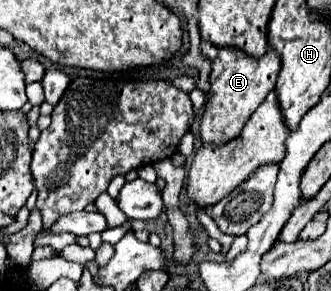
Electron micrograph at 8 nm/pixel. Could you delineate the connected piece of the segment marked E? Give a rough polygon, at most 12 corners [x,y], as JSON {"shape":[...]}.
{"shape":[[280,59],[212,61],[202,143],[226,145],[274,89]]}

